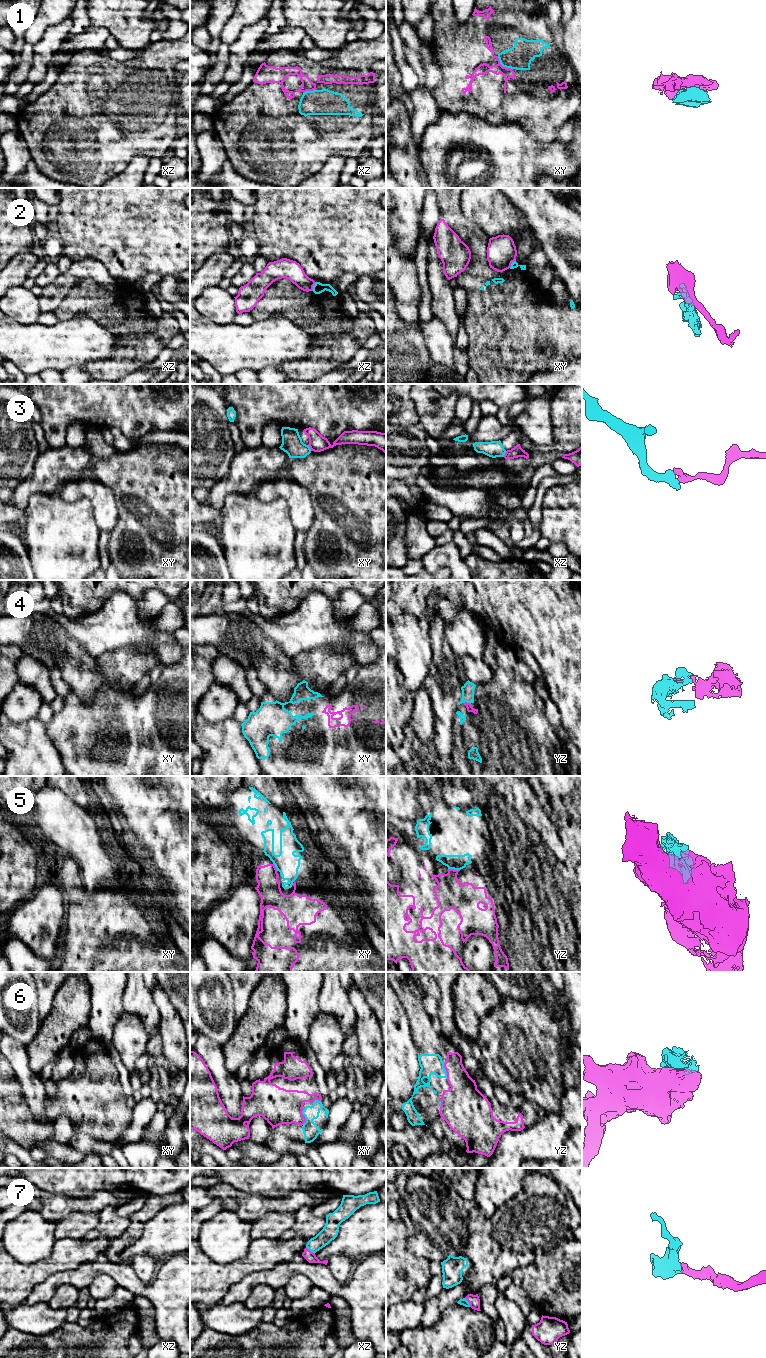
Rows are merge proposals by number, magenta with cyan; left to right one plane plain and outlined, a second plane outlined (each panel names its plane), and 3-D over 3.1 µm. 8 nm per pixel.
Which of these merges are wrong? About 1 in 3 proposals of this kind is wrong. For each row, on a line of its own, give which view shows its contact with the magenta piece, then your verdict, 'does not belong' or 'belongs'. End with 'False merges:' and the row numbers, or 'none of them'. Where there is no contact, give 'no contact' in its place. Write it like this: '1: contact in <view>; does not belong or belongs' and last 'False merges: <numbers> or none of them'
1: contact in xy; belongs
2: contact in xy; does not belong
3: contact in xy; does not belong
4: contact in yz; belongs
5: contact in yz; does not belong
6: contact in xy; belongs
7: contact in yz; belongs
False merges: 2, 3, 5

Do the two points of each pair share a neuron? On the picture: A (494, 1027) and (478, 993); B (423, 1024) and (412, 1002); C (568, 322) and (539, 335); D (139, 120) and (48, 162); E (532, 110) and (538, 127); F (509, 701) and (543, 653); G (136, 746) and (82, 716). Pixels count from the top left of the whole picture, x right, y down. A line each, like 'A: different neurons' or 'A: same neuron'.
A: different neurons
B: same neuron
C: same neuron
D: same neuron
E: same neuron
F: different neurons
G: same neuron

